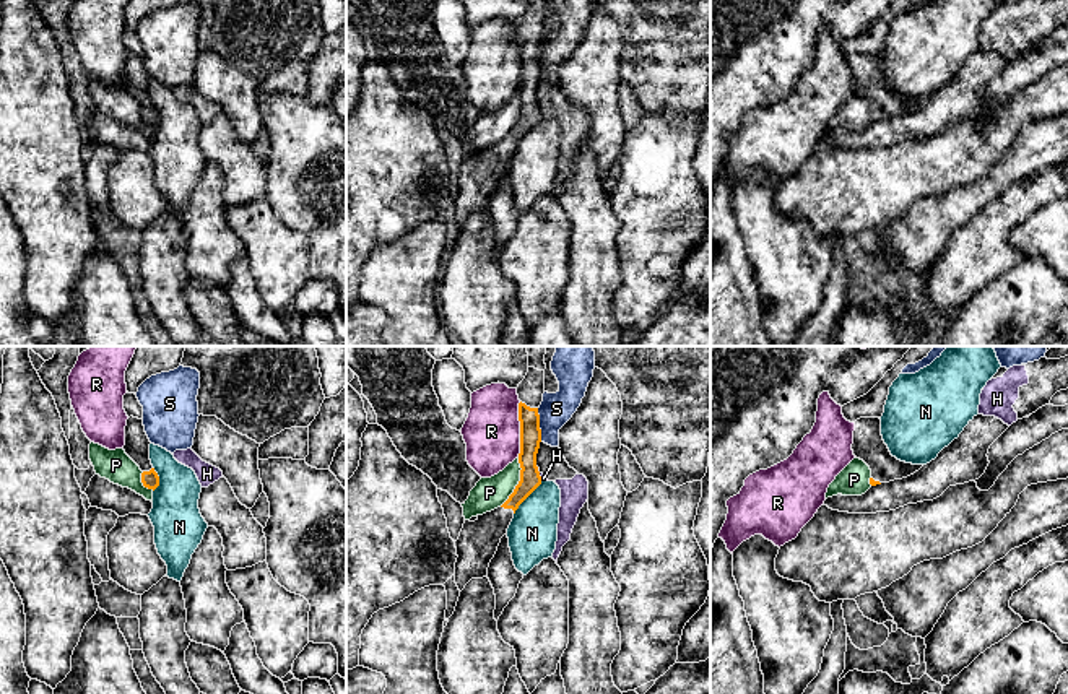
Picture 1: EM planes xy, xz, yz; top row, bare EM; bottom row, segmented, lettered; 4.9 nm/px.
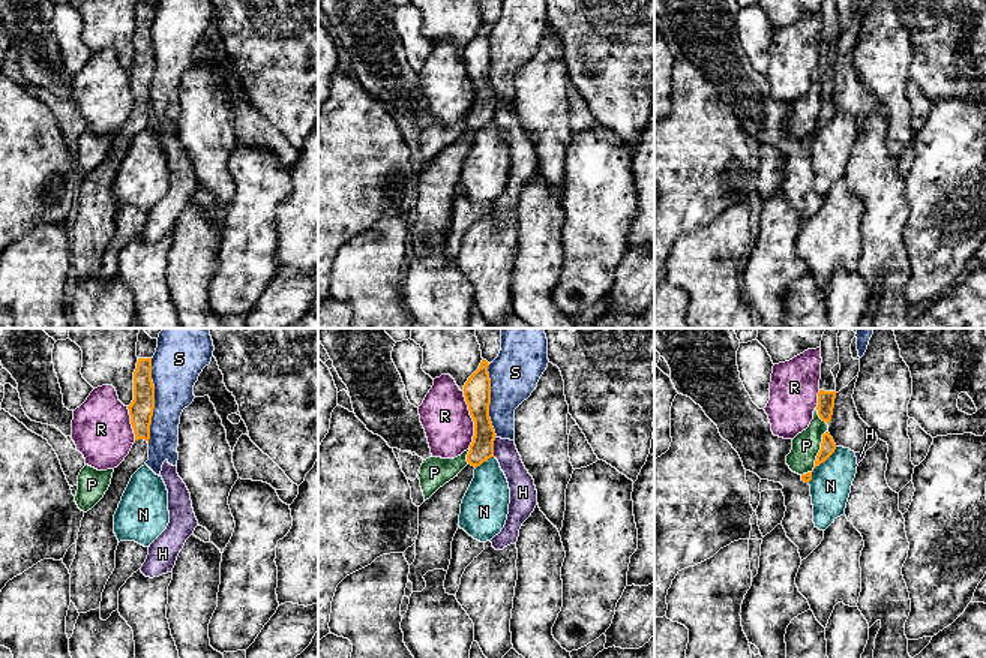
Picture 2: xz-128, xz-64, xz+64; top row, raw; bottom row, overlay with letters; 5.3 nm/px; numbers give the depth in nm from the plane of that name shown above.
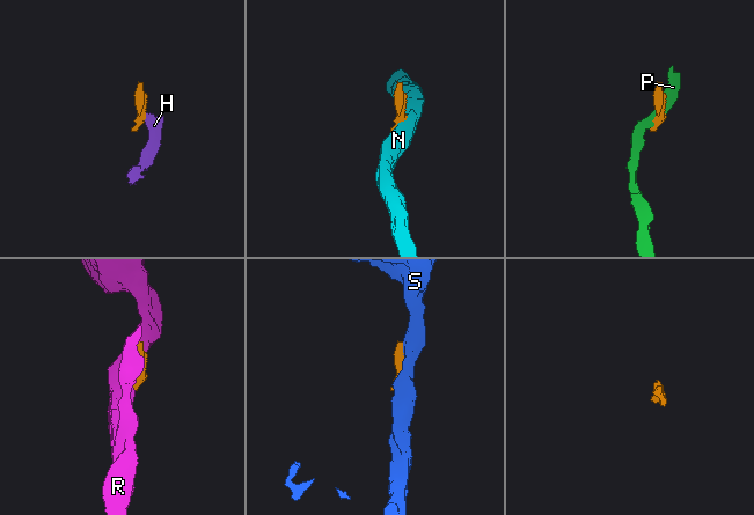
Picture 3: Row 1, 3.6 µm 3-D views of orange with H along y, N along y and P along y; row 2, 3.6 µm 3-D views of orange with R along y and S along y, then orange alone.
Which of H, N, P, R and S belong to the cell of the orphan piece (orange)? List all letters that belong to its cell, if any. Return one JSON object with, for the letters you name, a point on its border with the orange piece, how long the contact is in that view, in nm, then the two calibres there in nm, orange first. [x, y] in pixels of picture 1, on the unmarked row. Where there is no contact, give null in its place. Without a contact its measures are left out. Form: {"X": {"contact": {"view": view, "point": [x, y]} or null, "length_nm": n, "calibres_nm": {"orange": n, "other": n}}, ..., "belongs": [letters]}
{"belongs": []}

